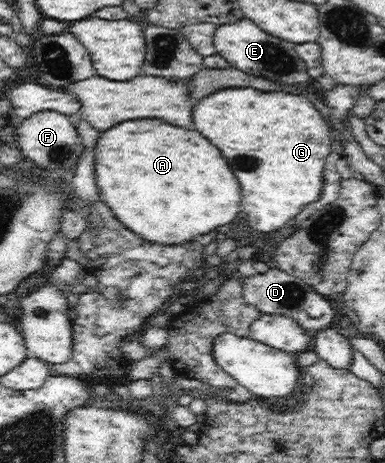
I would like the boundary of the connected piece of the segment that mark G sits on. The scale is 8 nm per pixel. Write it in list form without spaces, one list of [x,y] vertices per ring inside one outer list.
[[[227,88],[203,98],[193,108],[193,122],[197,132],[211,140],[231,164],[241,190],[241,208],[247,212],[250,226],[259,232],[273,232],[287,226],[287,221],[315,202],[323,188],[323,162],[331,152],[329,124],[305,98],[289,92],[259,92],[255,88]]]

